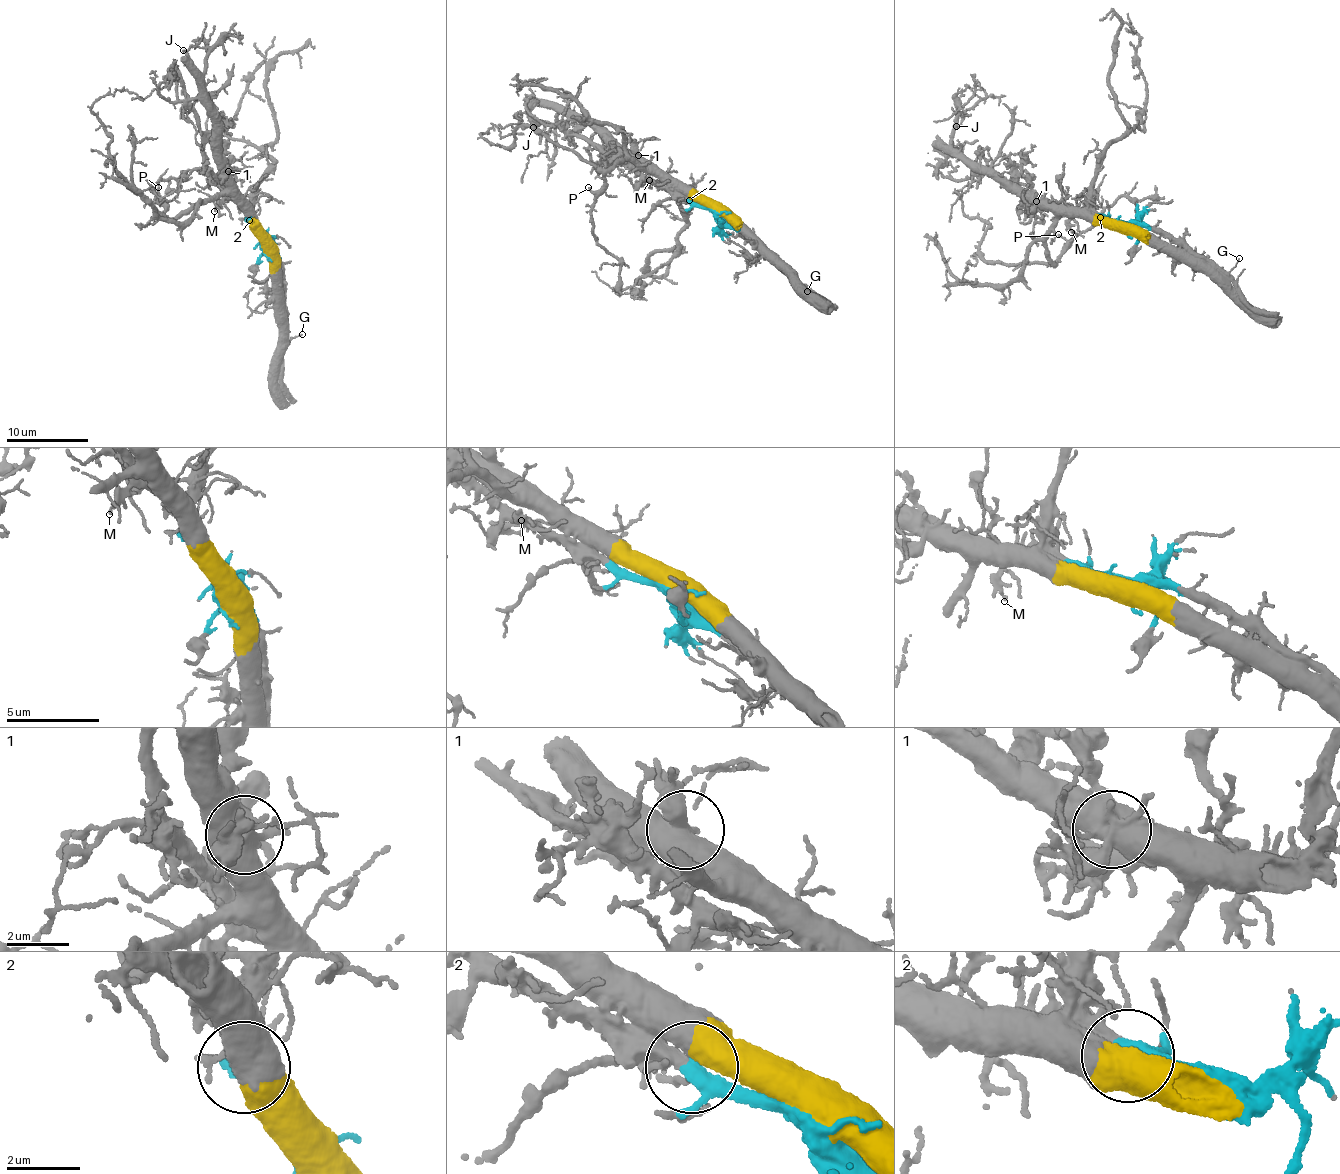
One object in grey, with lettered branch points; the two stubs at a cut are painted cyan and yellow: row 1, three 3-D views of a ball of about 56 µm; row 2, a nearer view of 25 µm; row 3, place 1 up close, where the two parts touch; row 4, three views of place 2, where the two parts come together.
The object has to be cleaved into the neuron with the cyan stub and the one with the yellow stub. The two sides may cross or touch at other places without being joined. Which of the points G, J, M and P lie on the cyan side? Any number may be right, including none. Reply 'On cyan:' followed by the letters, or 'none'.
On cyan: G, M

